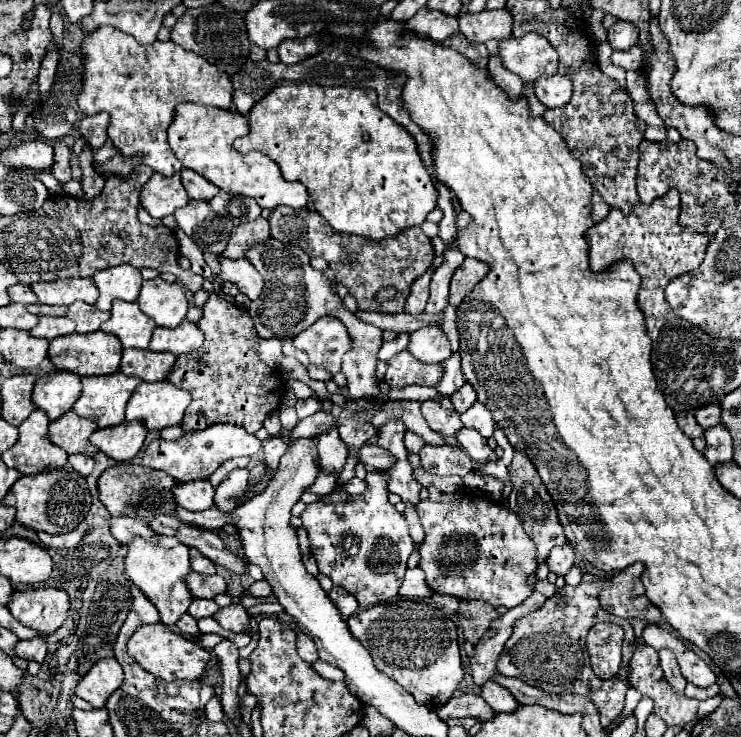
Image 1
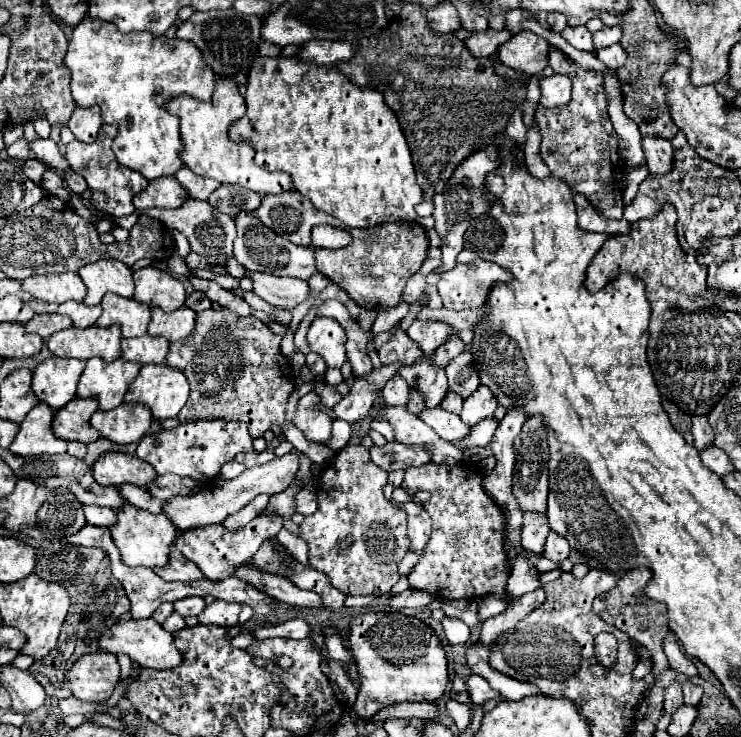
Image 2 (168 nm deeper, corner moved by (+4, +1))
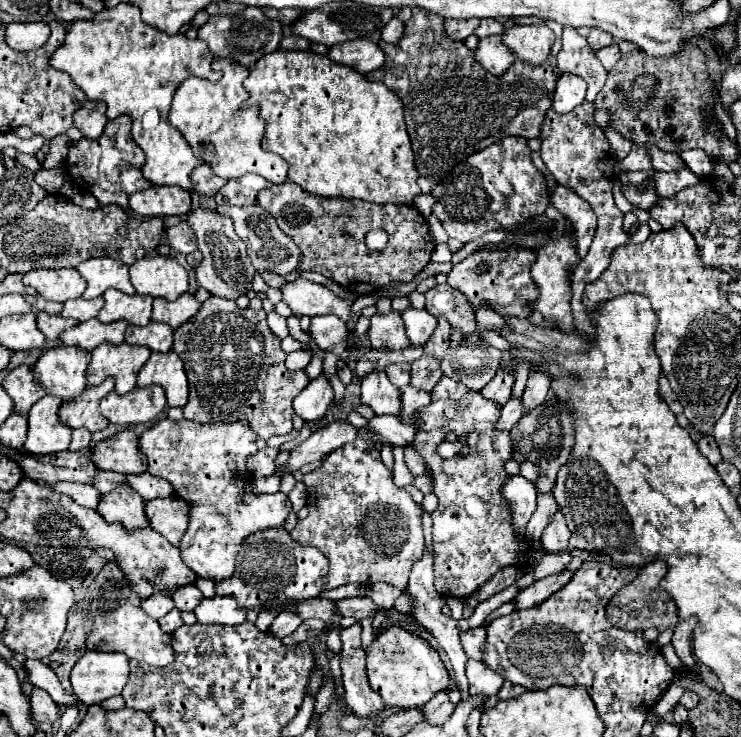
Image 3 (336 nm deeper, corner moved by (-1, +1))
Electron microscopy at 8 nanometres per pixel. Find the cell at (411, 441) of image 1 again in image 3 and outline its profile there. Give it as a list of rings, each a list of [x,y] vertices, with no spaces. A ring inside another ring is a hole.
[[[424,354],[416,362],[412,362],[412,382],[410,384],[416,386],[416,388],[422,388],[422,390],[430,392],[442,376],[444,374],[440,370],[440,362],[432,356]]]

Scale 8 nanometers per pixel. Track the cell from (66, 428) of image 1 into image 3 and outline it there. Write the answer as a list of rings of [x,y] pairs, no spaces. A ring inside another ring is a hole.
[[[88,386],[76,400],[62,402],[58,416],[60,422],[70,428],[86,428],[88,432],[100,432],[108,426],[108,420],[100,416],[98,402],[102,398],[98,386]]]

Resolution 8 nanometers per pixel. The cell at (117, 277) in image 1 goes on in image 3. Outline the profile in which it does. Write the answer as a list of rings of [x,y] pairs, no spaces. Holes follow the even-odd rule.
[[[94,258],[78,266],[78,272],[88,282],[84,298],[94,300],[104,294],[108,288],[116,288],[126,294],[134,294],[134,286],[128,276],[128,266],[112,258]]]

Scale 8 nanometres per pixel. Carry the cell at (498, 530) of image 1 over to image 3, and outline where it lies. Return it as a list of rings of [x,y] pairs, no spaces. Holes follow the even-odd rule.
[[[442,376],[442,380],[434,386],[432,390],[432,402],[424,412],[420,412],[420,424],[418,424],[418,436],[414,440],[414,448],[424,456],[424,460],[430,466],[430,478],[432,478],[432,492],[438,496],[438,508],[432,512],[432,542],[434,542],[434,552],[436,552],[436,562],[434,562],[434,588],[442,596],[454,596],[454,598],[468,598],[478,588],[488,582],[500,568],[516,564],[522,566],[524,560],[530,554],[530,546],[520,540],[516,540],[514,528],[512,528],[512,518],[508,516],[508,504],[504,504],[504,498],[500,496],[500,484],[508,478],[504,472],[504,462],[512,458],[512,444],[510,444],[510,434],[508,432],[492,432],[492,424],[496,424],[496,416],[500,416],[500,408],[492,404],[492,400],[486,400],[478,392],[468,392],[464,384],[454,382],[448,376]],[[452,430],[454,434],[468,432],[468,446],[470,454],[466,456],[456,456],[442,460],[436,456],[436,444],[444,440],[444,432]]]

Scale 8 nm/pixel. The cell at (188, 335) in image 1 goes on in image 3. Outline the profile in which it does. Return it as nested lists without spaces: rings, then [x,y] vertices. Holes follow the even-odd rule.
[[[186,292],[184,296],[180,296],[180,300],[168,302],[168,300],[154,300],[154,310],[152,310],[152,320],[154,322],[164,322],[170,328],[180,328],[182,324],[186,324],[200,308],[200,302]]]

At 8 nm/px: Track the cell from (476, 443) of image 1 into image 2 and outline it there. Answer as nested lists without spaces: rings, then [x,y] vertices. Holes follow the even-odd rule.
[[[425,408],[419,418],[431,426],[443,440],[459,440],[469,434],[469,428],[459,420],[457,414],[445,412],[441,408]]]

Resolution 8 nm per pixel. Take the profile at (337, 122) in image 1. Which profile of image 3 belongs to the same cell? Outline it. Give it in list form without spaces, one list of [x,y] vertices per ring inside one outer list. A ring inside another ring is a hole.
[[[276,50],[262,56],[244,80],[250,92],[250,106],[260,108],[266,120],[264,150],[282,156],[290,170],[288,180],[322,198],[362,200],[374,204],[412,204],[420,194],[418,170],[414,168],[414,152],[404,124],[404,108],[400,98],[382,82],[368,82],[356,70],[336,64],[314,52]]]

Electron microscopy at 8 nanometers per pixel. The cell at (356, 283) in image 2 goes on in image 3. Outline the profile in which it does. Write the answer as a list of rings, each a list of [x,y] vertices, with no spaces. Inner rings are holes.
[[[294,182],[264,188],[258,196],[258,204],[268,210],[276,218],[280,230],[300,246],[300,270],[320,272],[344,286],[348,292],[354,290],[358,296],[370,294],[384,286],[414,280],[430,262],[430,254],[436,246],[424,216],[414,206],[406,204],[320,200],[320,196],[304,192]],[[372,228],[382,228],[388,232],[388,246],[382,252],[368,252],[364,244],[364,236]],[[344,232],[348,232],[352,238],[348,240]]]

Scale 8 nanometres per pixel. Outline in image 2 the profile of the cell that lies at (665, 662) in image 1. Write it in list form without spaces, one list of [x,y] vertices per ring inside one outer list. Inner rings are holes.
[[[673,682],[669,688],[665,688],[665,702],[663,702],[663,710],[665,710],[667,714],[673,714],[681,704],[683,704],[681,684],[679,684],[679,682]]]

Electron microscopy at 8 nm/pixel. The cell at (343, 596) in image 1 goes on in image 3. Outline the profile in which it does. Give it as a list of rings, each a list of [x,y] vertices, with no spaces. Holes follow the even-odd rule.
[[[284,528],[258,532],[248,536],[240,556],[236,560],[236,572],[228,580],[216,582],[218,596],[232,596],[240,606],[256,610],[256,604],[272,602],[274,606],[280,600],[290,598],[314,598],[324,592],[328,580],[328,558],[312,546],[302,546],[292,540]]]

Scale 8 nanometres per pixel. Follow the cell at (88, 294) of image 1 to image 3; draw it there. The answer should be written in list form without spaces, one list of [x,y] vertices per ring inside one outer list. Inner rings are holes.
[[[72,268],[32,270],[24,274],[24,284],[36,288],[36,292],[44,300],[54,300],[54,302],[80,298],[86,290],[86,280],[78,274],[78,270]]]

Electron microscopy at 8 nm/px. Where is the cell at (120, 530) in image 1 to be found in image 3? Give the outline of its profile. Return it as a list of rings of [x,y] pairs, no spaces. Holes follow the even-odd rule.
[[[56,484],[56,492],[68,494],[74,502],[90,510],[98,510],[102,496],[94,486],[86,486],[86,484]]]

